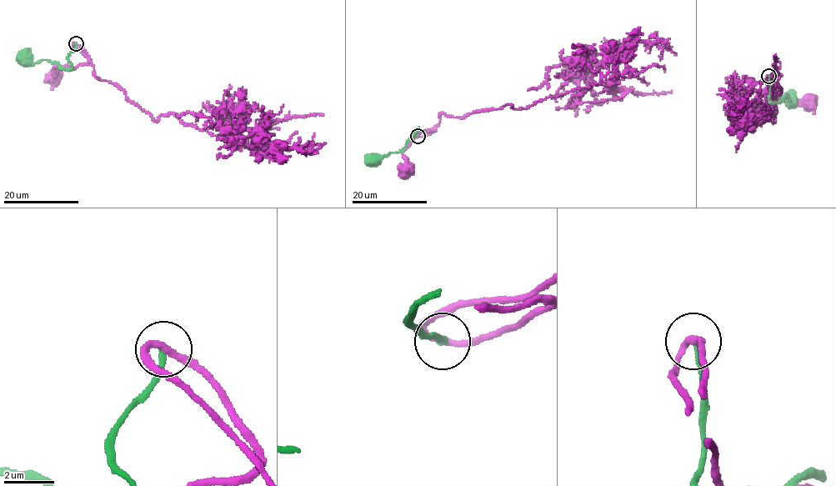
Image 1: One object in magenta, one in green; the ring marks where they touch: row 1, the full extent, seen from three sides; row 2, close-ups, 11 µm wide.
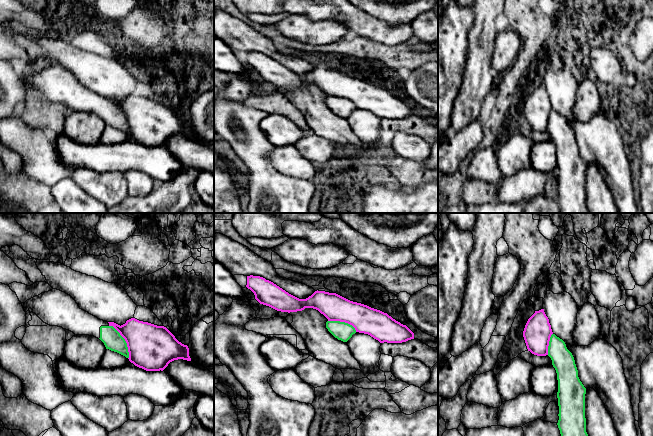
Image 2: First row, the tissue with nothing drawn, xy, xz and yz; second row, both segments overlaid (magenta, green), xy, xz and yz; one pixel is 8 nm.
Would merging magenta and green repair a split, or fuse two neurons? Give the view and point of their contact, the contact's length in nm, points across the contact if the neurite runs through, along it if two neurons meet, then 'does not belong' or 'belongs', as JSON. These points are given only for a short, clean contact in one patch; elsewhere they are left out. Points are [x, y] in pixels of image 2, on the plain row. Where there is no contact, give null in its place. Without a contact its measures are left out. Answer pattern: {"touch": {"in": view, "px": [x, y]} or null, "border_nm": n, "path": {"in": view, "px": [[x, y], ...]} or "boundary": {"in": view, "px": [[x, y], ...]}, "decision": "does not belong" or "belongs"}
{"touch": {"in": "xy", "px": [125, 116]}, "border_nm": 320, "decision": "does not belong"}

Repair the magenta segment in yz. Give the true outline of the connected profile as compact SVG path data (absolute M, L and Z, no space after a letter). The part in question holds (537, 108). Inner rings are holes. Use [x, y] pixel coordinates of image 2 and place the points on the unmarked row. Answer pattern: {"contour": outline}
{"contour": "M544 85L535 87L528 95L523 107L528 127L537 132L548 131L548 122L552 110L551 101Z"}

